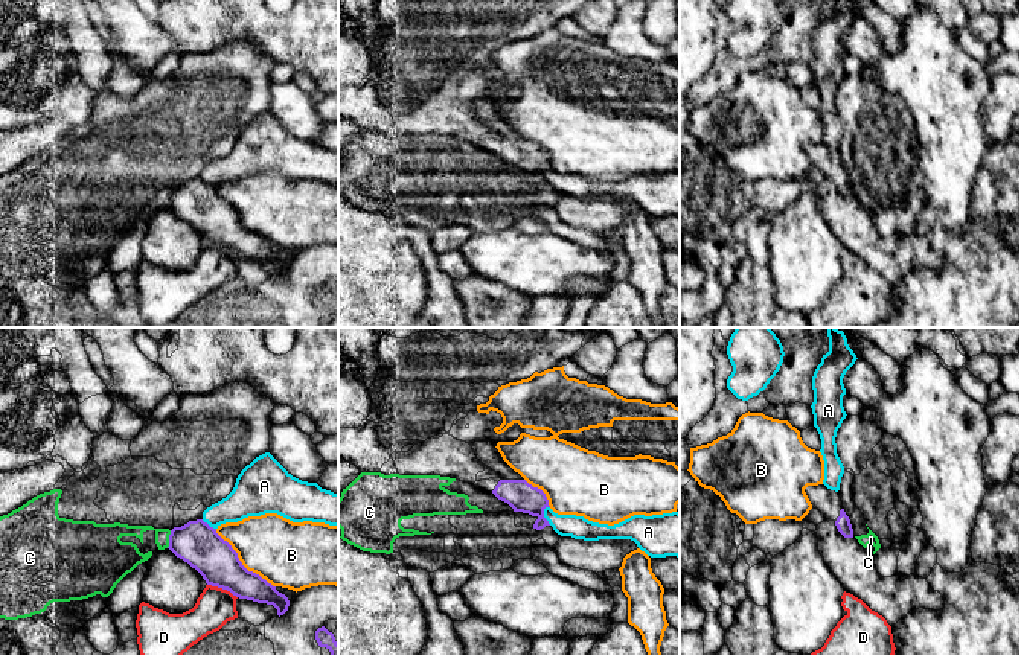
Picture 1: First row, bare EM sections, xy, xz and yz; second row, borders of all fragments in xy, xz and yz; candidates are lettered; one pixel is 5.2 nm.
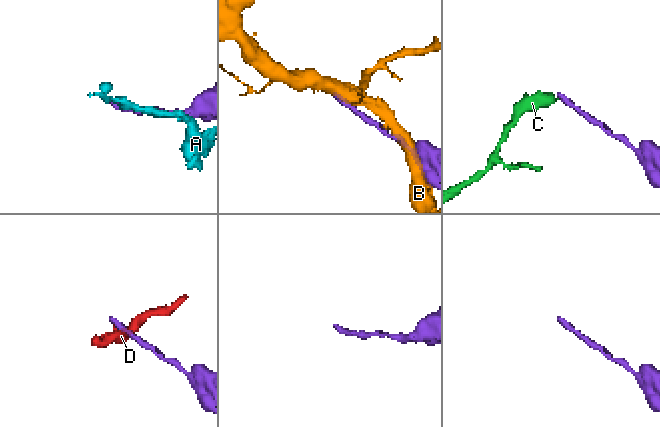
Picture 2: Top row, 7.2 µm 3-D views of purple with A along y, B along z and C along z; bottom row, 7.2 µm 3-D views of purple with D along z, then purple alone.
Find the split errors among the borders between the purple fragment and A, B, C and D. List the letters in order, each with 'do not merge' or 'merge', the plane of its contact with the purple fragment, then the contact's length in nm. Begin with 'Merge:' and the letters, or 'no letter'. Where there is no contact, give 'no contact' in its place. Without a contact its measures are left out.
Merge: no letter
A: do not merge; contact in xz; length 110 nm
B: do not merge; contact in xy; length 440 nm
C: do not merge; contact in xy; length 100 nm
D: do not merge; contact in xy; length 180 nm

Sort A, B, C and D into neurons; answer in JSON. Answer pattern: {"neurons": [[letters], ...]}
{"neurons": [["A"], ["B"], ["C"], ["D"]]}

